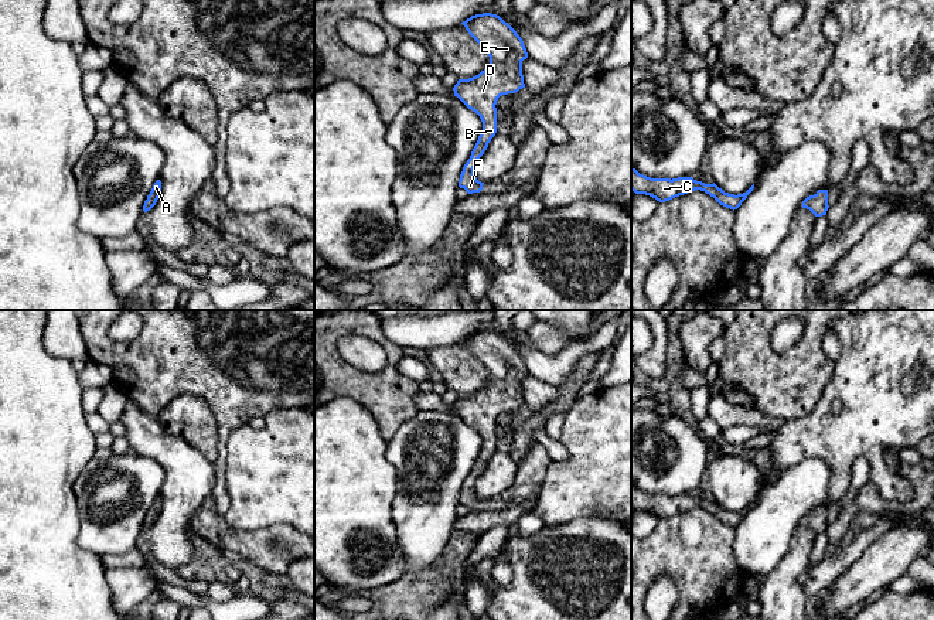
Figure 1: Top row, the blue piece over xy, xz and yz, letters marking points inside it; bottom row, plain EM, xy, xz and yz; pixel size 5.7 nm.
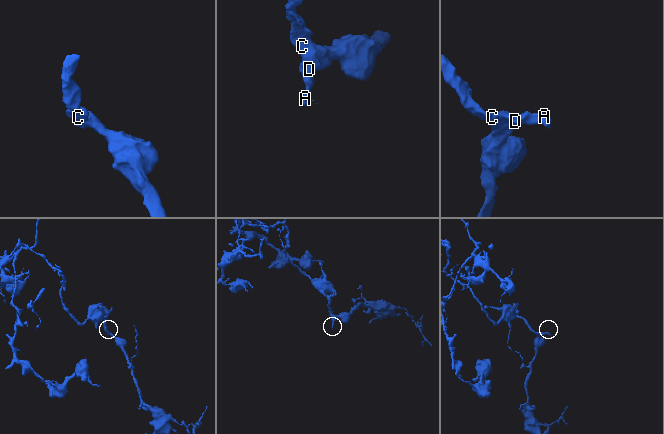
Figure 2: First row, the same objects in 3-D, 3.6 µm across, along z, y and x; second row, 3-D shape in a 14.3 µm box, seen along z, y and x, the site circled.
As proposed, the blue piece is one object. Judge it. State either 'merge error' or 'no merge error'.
no merge error

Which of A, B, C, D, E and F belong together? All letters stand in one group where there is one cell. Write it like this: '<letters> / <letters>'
A B C D E F

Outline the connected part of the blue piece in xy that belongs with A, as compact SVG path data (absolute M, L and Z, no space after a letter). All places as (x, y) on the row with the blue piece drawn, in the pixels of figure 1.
M157 180L154 183L150 194L147 195L147 200L144 201L144 205L143 205L144 212L150 211L156 205L156 202L157 202L157 200L160 197L160 193L161 193L161 181Z

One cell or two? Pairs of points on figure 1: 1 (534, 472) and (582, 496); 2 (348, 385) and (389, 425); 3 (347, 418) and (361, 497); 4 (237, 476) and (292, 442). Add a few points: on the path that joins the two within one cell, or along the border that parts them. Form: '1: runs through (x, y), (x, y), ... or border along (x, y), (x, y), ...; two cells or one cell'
1: border along (552, 462), (546, 470), (541, 494), (534, 506); two cells
2: runs through (360, 388), (385, 414); one cell
3: runs through (347, 438), (347, 477); one cell
4: runs through (251, 476), (258, 476), (278, 456); one cell

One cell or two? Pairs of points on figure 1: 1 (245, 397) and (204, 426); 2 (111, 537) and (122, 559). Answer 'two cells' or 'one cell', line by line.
1: two cells
2: two cells

